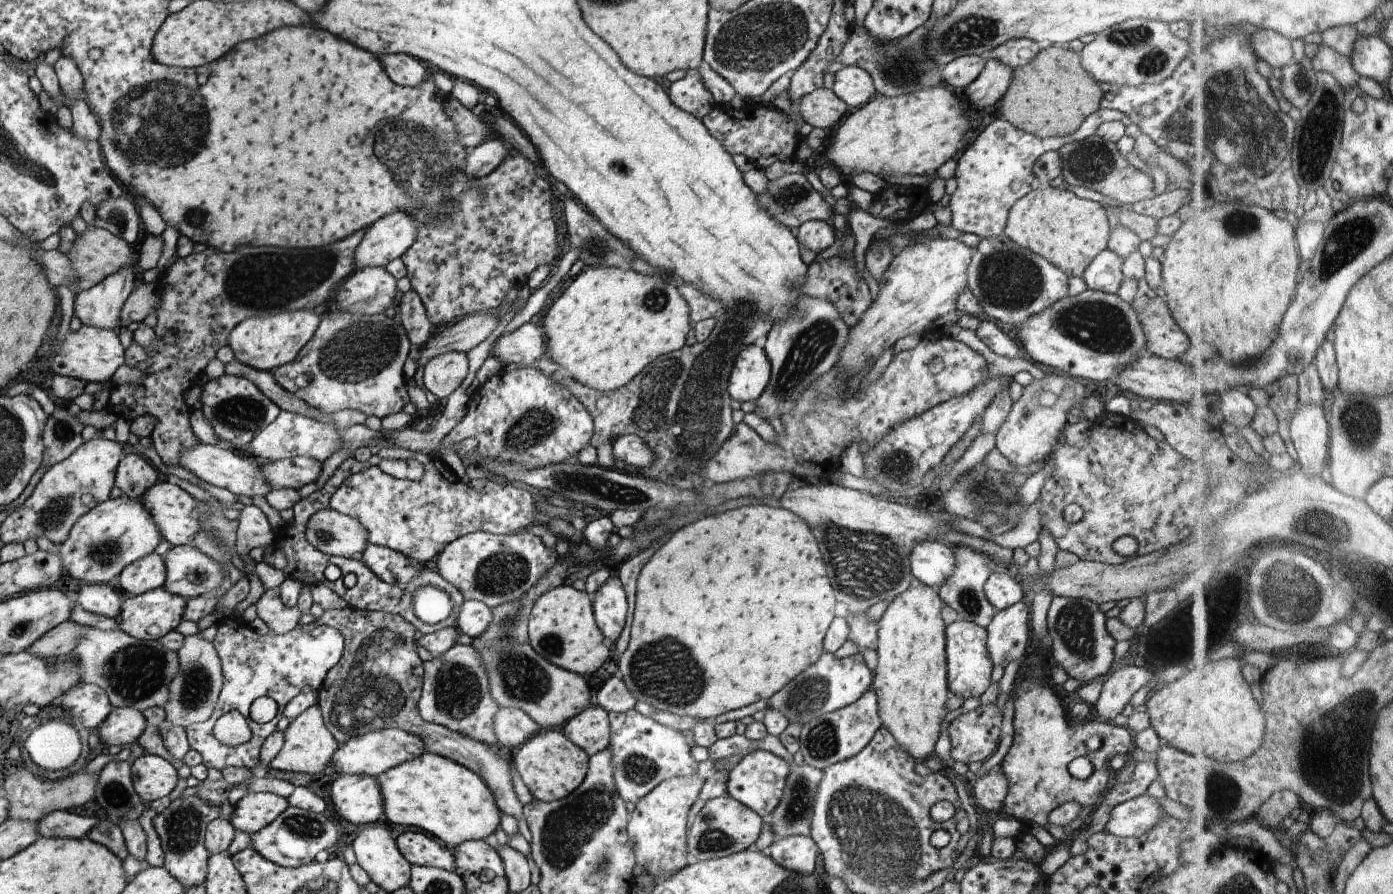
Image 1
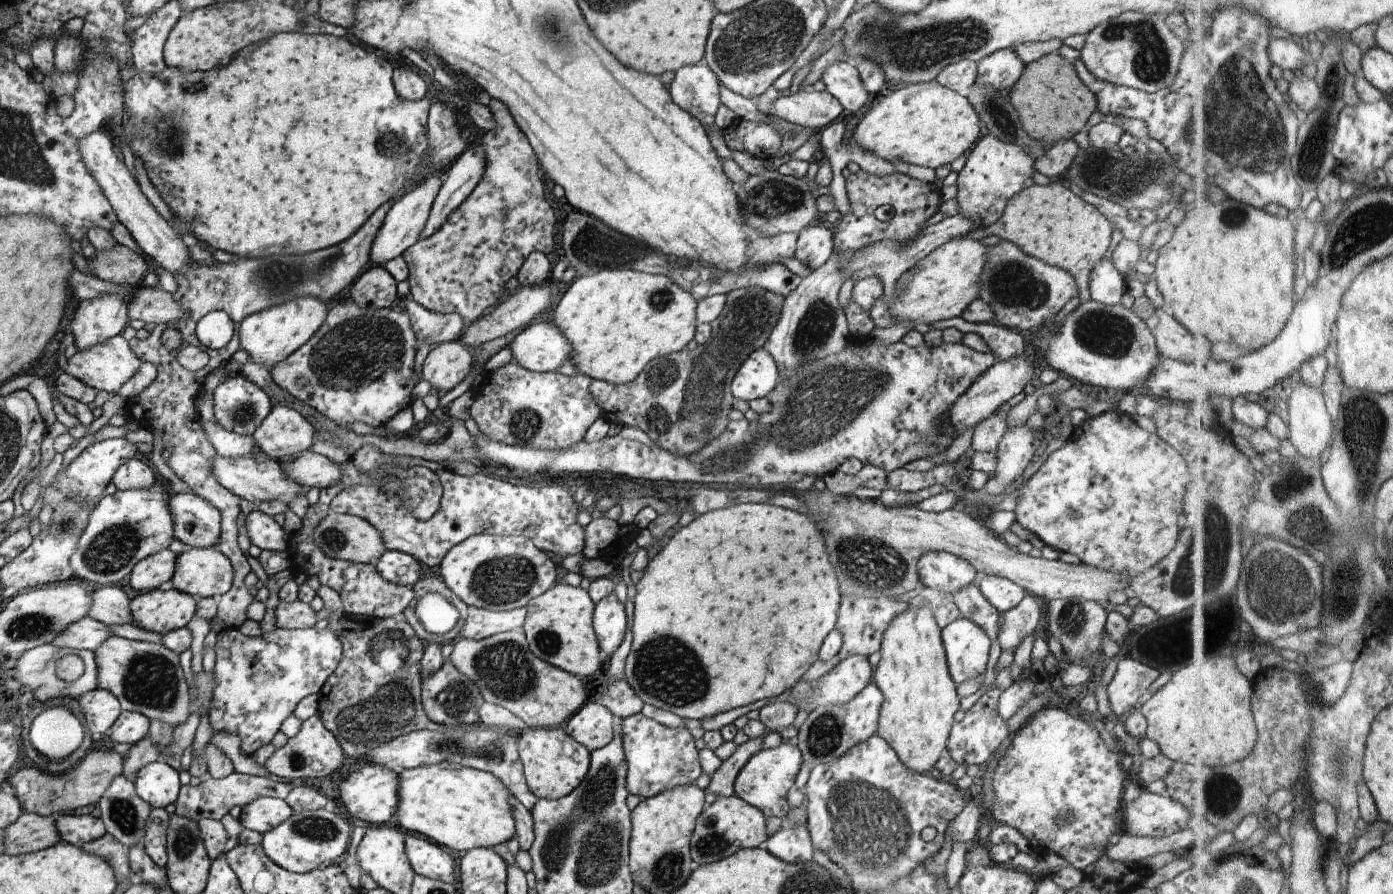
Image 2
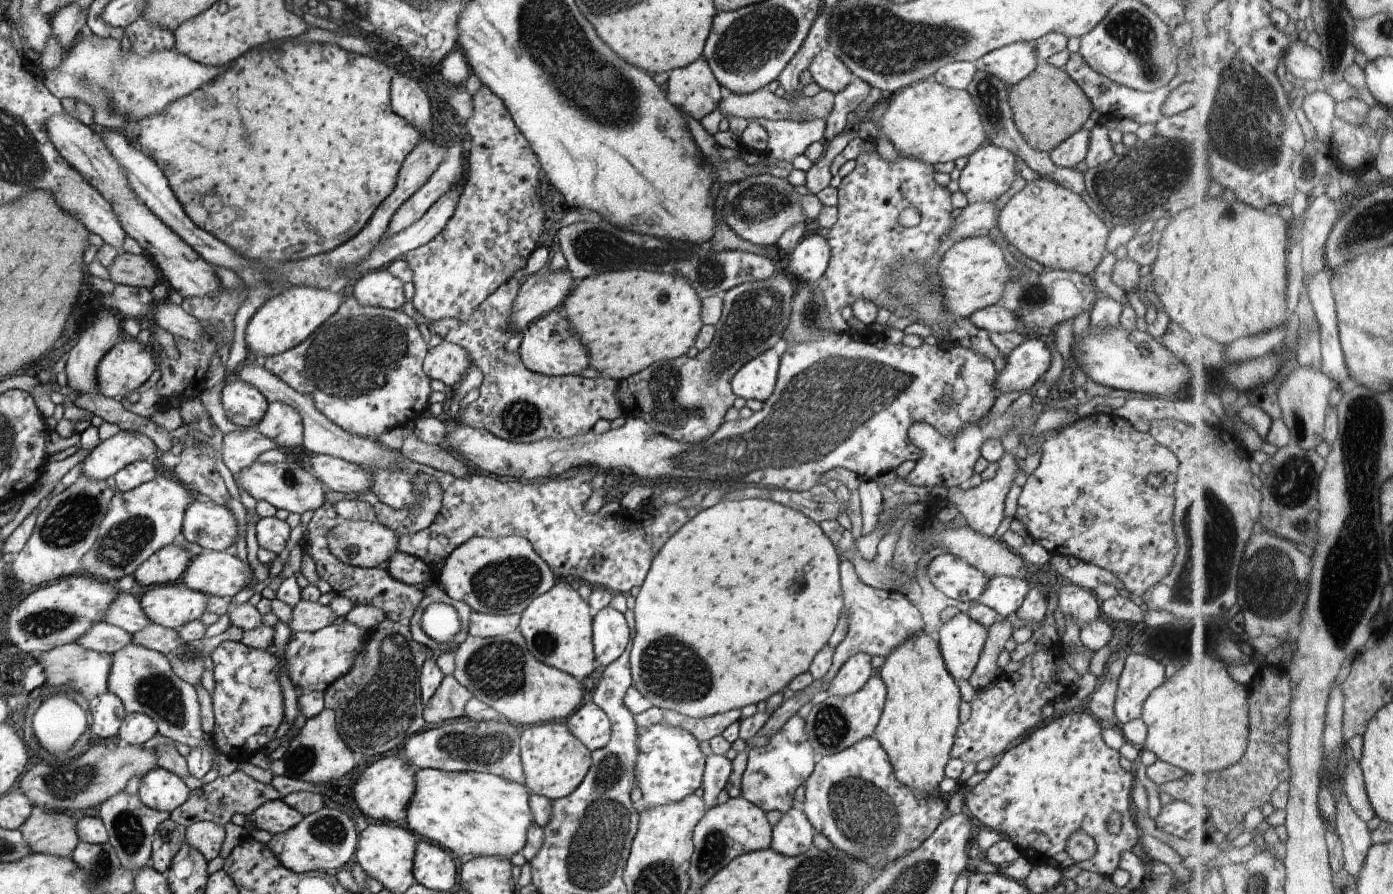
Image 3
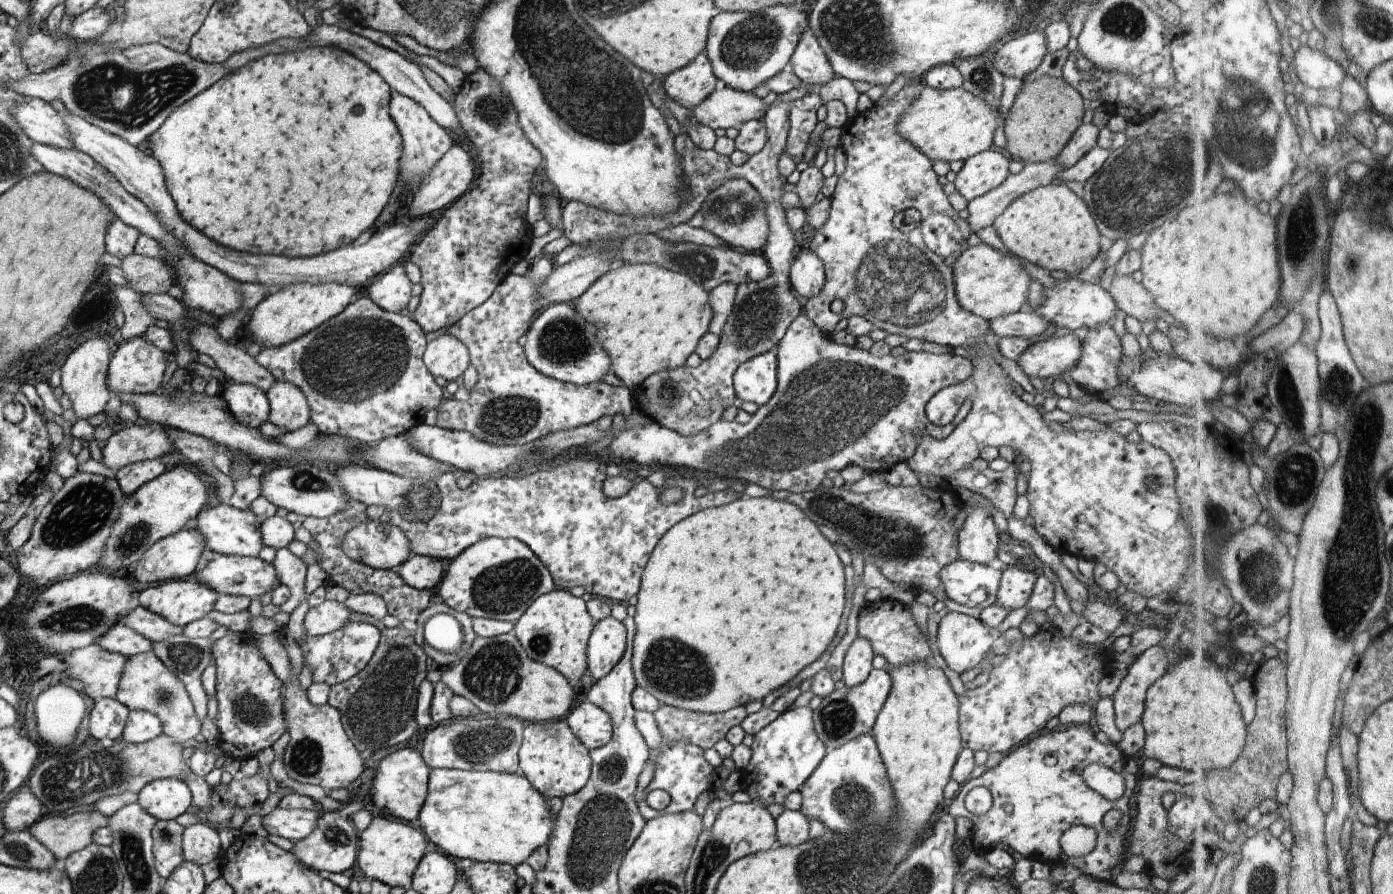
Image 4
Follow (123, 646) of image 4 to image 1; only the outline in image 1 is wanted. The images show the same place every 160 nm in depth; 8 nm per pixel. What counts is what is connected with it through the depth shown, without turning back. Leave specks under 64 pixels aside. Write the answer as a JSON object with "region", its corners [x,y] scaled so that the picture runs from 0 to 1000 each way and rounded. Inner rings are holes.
{"region":[[[52,692],[43,697],[27,717],[23,719],[19,729],[24,730],[30,736],[51,734],[62,700],[54,697]]]}

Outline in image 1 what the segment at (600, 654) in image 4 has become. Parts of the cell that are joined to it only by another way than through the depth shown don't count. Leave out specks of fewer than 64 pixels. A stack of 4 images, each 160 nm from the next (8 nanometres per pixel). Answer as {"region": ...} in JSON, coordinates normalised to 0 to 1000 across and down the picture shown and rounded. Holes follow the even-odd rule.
{"region":[[[438,645],[425,666],[429,702],[436,719],[442,718],[451,694],[450,667],[445,645]]]}

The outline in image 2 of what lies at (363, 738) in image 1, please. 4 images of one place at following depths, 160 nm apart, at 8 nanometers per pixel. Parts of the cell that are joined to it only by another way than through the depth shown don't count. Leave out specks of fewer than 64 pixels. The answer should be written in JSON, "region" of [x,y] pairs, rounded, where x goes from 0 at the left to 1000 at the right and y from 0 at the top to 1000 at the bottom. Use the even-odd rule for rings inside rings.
{"region":[[[345,809],[344,811],[326,811],[322,814],[322,815],[319,818],[309,818],[309,815],[296,818],[295,820],[288,821],[284,826],[281,826],[277,830],[269,833],[263,843],[266,849],[263,855],[271,856],[272,858],[282,861],[284,865],[288,865],[290,860],[295,860],[302,856],[309,856],[319,851],[324,852],[324,855],[326,855],[327,858],[332,857],[350,862],[356,870],[358,870],[365,884],[366,888],[369,889],[380,907],[383,905],[383,902],[387,893],[379,879],[375,855],[373,847],[370,826],[368,824],[363,818],[352,815],[347,809]]]}

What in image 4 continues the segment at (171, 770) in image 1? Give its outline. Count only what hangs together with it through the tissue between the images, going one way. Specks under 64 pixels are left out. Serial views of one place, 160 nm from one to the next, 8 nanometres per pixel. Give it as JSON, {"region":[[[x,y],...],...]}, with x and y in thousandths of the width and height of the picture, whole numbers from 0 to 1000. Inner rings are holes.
{"region":[[[118,870],[108,875],[101,884],[99,898],[112,917],[125,917],[138,903],[137,881],[126,870]]]}

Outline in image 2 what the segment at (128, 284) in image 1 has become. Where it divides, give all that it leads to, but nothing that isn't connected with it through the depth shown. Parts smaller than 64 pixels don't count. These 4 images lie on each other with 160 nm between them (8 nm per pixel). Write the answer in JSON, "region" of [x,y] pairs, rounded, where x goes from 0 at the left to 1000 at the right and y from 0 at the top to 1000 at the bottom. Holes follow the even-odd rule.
{"region":[[[85,329],[72,330],[57,339],[50,362],[51,378],[58,393],[86,375],[92,362],[89,333]]]}

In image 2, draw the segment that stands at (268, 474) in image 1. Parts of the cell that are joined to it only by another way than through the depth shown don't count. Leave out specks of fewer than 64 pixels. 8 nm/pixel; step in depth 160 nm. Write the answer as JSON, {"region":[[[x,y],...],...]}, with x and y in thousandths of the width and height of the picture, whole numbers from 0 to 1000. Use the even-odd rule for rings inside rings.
{"region":[[[224,502],[202,521],[206,531],[213,541],[221,546],[235,546],[245,536],[244,518]]]}

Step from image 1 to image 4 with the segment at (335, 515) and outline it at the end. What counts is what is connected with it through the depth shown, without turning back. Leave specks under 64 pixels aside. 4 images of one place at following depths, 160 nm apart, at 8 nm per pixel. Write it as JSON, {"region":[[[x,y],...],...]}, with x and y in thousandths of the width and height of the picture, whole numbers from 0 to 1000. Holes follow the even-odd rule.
{"region":[[[263,581],[251,593],[246,603],[245,614],[250,624],[269,636],[284,636],[297,622],[292,597],[286,589],[280,587],[276,581],[273,583]]]}

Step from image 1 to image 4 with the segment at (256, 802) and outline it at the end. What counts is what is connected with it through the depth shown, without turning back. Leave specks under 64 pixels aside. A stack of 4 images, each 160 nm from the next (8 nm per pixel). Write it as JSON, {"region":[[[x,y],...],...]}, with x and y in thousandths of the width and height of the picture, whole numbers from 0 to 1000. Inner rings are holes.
{"region":[[[197,904],[194,911],[189,913],[188,923],[193,934],[214,942],[221,937],[230,917],[230,906]]]}

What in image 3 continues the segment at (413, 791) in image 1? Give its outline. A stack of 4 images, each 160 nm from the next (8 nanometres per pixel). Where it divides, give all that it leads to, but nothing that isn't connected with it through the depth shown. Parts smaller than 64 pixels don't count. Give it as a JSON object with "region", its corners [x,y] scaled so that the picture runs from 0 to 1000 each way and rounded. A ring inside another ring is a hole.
{"region":[[[303,859],[298,864],[298,885],[292,904],[293,927],[301,937],[316,944],[326,959],[335,955],[363,957],[376,946],[380,921],[380,883],[353,865]]]}

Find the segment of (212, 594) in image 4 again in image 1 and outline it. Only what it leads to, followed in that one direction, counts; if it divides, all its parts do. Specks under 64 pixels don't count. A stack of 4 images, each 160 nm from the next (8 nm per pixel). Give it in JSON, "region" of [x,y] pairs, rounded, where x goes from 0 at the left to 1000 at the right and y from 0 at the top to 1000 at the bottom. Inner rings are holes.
{"region":[[[118,657],[96,666],[88,674],[86,705],[98,715],[114,715],[126,705],[131,692],[134,670],[122,664]]]}

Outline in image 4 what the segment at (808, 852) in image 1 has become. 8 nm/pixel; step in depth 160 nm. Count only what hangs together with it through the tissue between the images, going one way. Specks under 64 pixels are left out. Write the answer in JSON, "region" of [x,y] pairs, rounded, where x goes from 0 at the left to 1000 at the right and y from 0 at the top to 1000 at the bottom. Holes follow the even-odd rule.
{"region":[[[564,905],[556,916],[558,927],[558,945],[573,946],[581,937],[581,922],[575,907]]]}

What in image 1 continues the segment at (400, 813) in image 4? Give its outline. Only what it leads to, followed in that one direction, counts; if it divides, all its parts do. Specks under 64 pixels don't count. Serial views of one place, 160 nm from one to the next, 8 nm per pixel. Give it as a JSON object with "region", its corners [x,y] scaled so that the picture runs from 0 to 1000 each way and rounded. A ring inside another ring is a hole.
{"region":[[[244,867],[237,881],[241,908],[254,924],[268,922],[275,912],[275,893],[269,869]]]}

